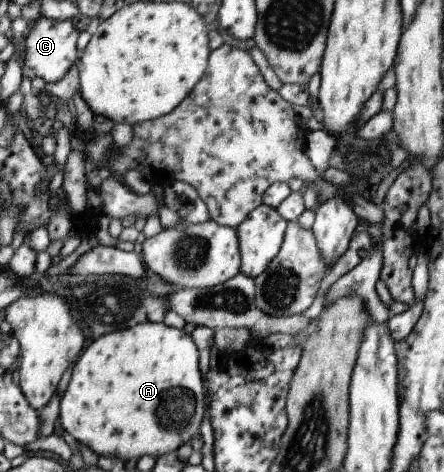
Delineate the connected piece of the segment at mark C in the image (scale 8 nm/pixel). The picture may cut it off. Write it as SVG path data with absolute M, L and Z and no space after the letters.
M38 17L29 21L24 37L24 61L22 63L22 76L32 80L40 77L45 83L59 81L74 64L77 65L76 40L79 32L72 27L70 20L52 21L46 17Z

